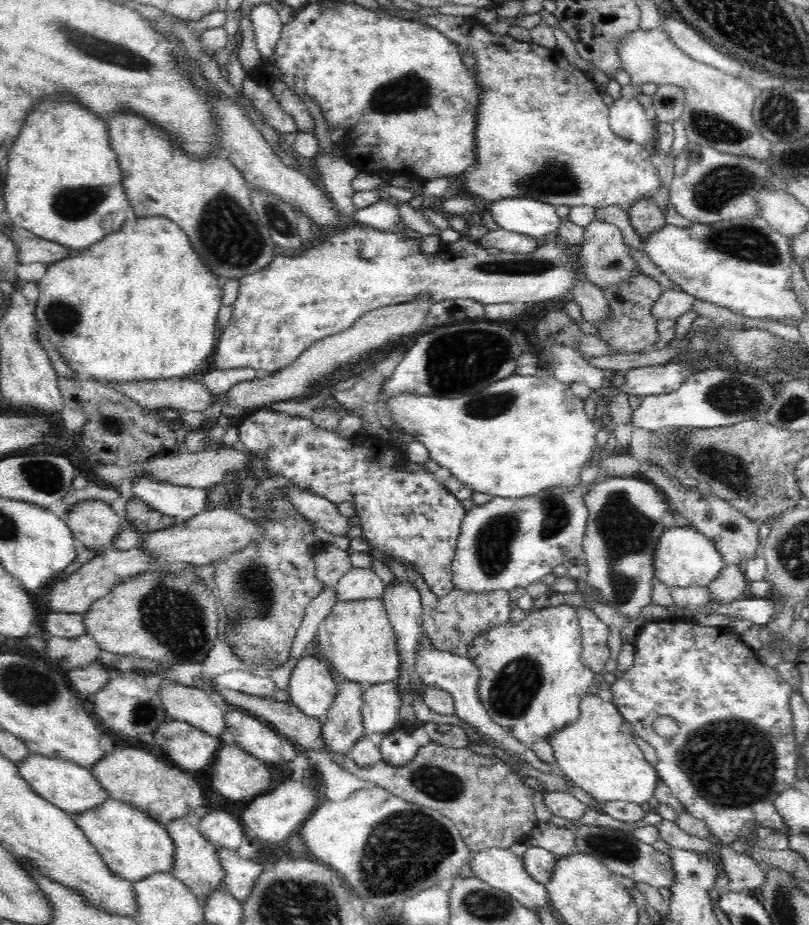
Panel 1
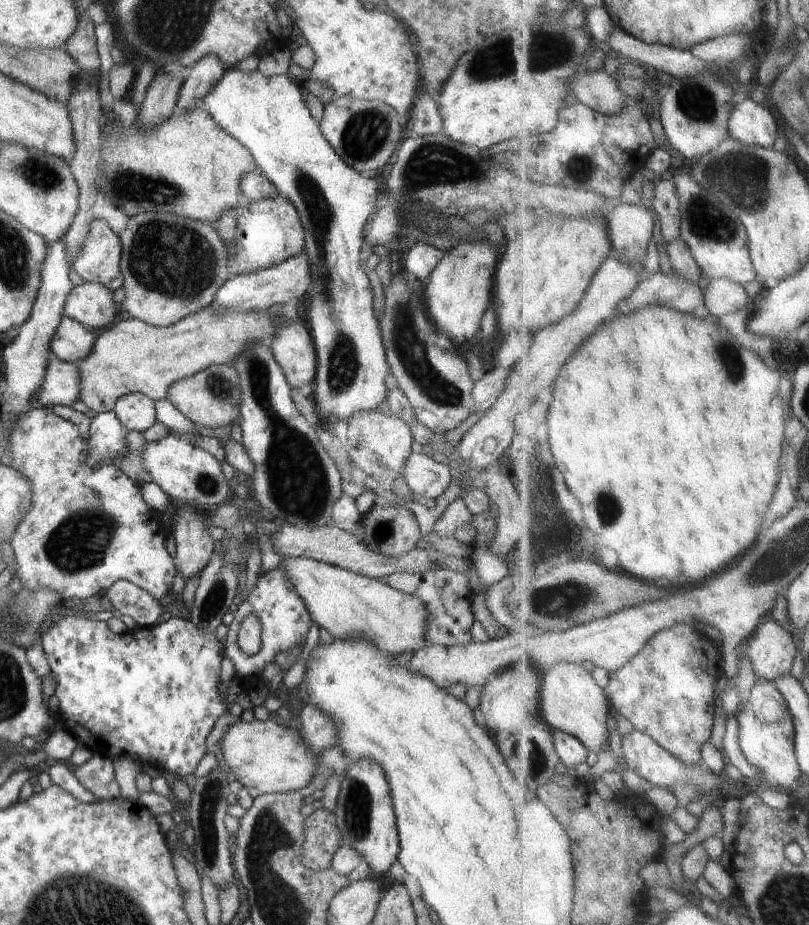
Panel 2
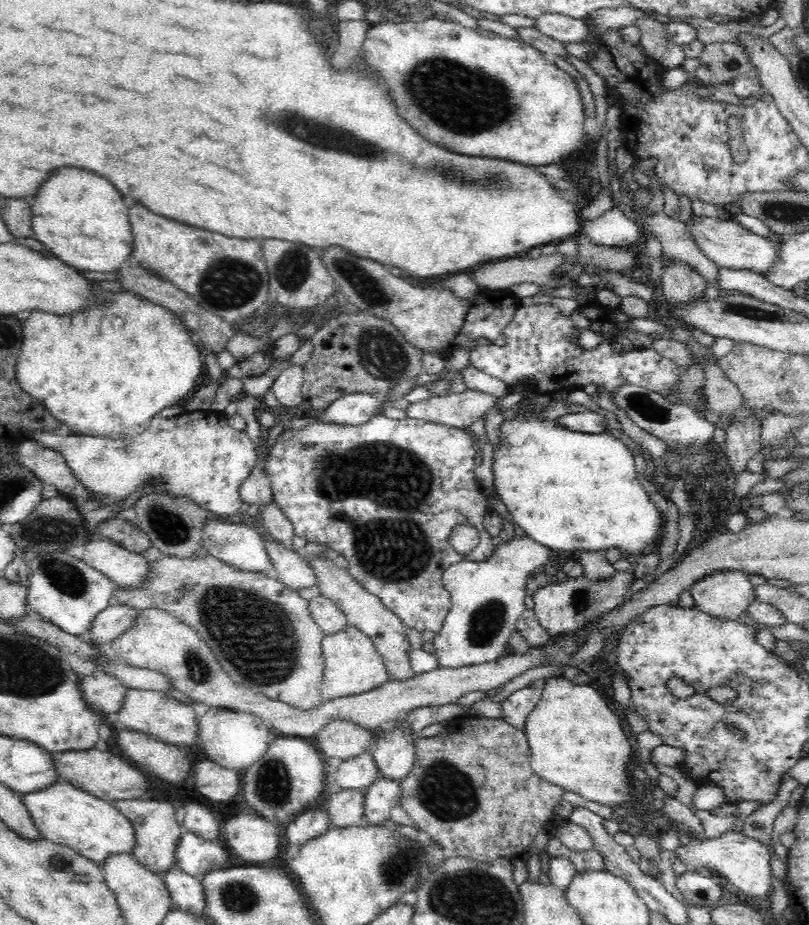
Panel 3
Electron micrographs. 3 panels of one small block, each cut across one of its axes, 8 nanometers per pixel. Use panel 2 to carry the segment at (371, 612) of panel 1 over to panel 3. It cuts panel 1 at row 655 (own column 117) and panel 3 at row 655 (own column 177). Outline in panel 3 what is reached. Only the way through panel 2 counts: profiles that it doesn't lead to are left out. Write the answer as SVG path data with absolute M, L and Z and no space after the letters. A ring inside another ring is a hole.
M347 625L343 631L324 635L322 657L324 657L324 676L321 683L323 701L360 695L391 681L384 659L375 649L372 639L352 625Z

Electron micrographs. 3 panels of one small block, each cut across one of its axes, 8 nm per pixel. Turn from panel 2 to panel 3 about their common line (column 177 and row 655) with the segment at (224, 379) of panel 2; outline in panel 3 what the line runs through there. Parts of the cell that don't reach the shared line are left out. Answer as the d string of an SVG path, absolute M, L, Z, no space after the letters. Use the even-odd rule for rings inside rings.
M322 554L312 556L309 565L315 572L320 595L333 600L344 614L346 614L347 624L360 629L368 635L374 643L375 649L382 655L386 669L393 680L410 680L414 677L414 671L409 659L409 650L412 648L405 633L405 625L388 607L368 590L364 589L352 575L344 564L336 562L334 559L323 557Z

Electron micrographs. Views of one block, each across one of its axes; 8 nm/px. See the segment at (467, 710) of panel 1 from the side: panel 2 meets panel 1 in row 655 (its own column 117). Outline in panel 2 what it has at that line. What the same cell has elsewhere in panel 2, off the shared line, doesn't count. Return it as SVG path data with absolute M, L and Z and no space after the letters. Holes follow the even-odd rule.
M114 411L98 413L90 421L90 438L88 461L90 464L101 464L110 460L108 465L116 467L116 460L126 452L128 430L122 426Z

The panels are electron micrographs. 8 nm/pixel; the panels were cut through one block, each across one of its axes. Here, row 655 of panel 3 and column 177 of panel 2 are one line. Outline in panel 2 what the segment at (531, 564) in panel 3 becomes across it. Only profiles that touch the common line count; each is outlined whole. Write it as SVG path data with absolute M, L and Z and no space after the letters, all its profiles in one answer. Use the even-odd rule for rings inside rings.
M170 433L158 442L150 442L142 454L144 468L164 492L172 498L188 506L216 506L226 502L233 496L232 482L222 472L221 462L212 454L197 445L190 444Z

